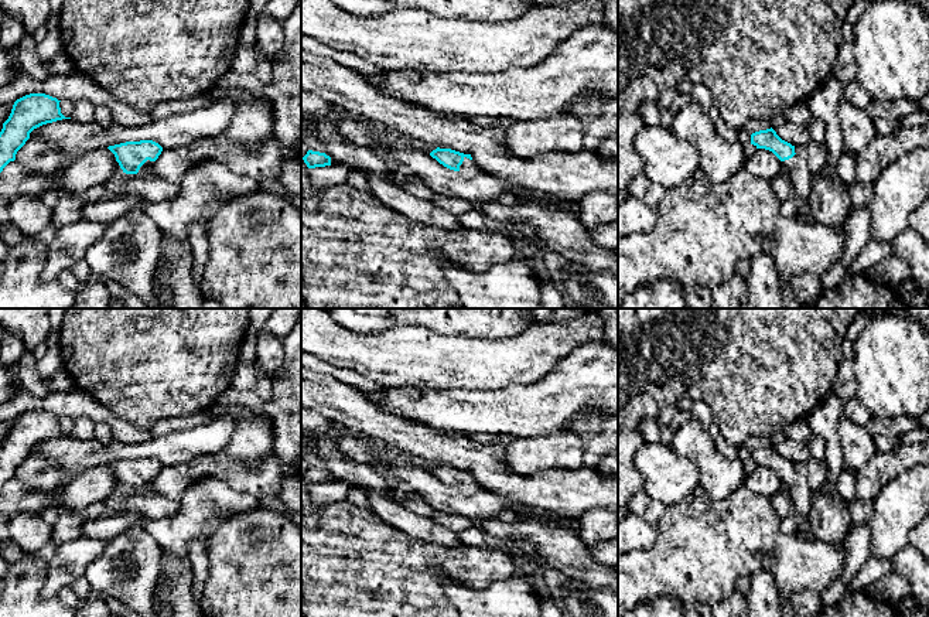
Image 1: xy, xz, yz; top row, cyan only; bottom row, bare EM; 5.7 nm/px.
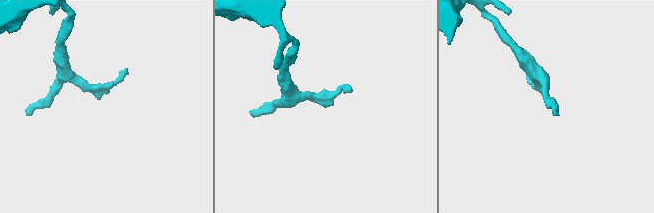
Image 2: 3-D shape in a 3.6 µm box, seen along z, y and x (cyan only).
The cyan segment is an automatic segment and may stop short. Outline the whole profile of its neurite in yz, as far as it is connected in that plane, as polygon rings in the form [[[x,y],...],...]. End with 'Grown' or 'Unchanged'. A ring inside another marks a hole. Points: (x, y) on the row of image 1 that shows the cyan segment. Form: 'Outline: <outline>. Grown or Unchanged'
Outline: [[[772,127],[752,133],[751,144],[772,151],[782,161],[792,183],[793,195],[799,200],[796,218],[802,222],[810,222],[809,197],[813,177],[805,161],[795,153],[795,146],[782,140]]]. Grown

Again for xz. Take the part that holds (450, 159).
Outline: [[[437,147],[430,153],[430,156],[444,167],[460,171],[465,177],[477,175],[481,171],[479,167],[474,163],[471,154]]]. Grown

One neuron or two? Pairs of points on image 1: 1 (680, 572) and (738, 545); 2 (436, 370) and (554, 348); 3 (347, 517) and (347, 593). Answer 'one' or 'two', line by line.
1: one
2: one
3: one

